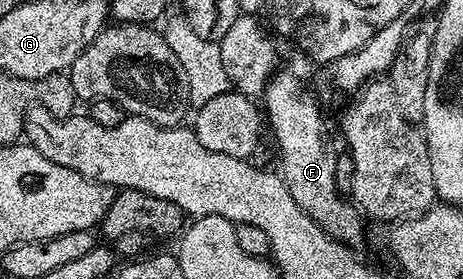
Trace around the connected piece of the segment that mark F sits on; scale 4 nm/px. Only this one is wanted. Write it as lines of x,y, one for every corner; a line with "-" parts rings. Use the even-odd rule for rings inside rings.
279,70
266,84
264,115
268,125
274,129
278,149
282,153
280,174
286,180
292,201
300,205
312,222
318,224
326,234
351,249
362,243
361,210
349,198
342,199
338,192
338,155
330,151
326,135
322,132
322,115
314,99
302,88
302,83
290,71

